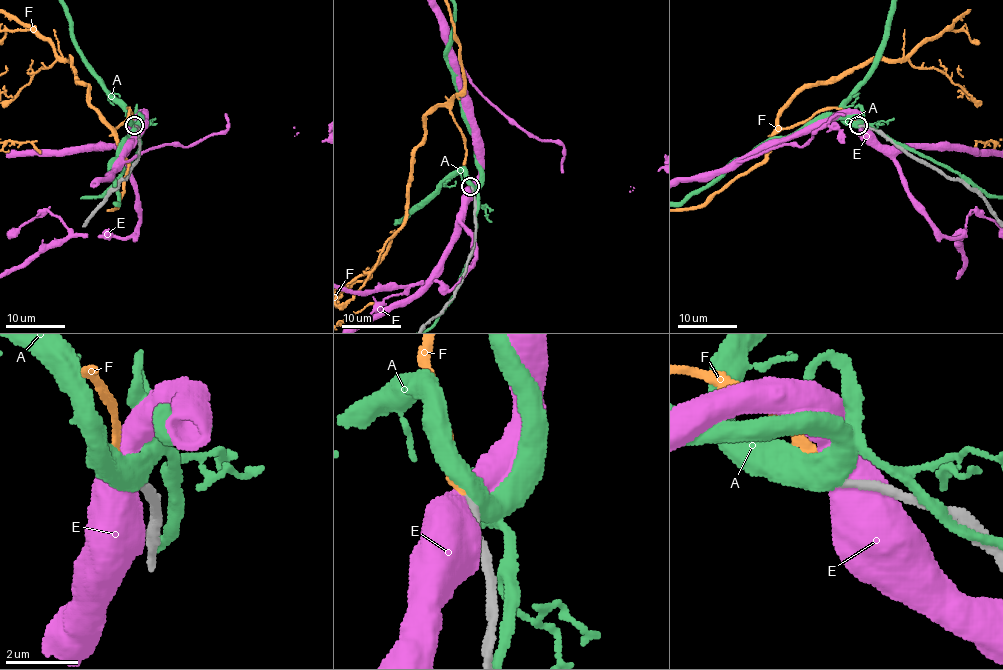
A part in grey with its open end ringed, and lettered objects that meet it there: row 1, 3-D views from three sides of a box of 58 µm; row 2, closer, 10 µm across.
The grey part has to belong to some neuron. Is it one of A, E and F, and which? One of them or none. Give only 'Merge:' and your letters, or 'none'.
Merge: F

